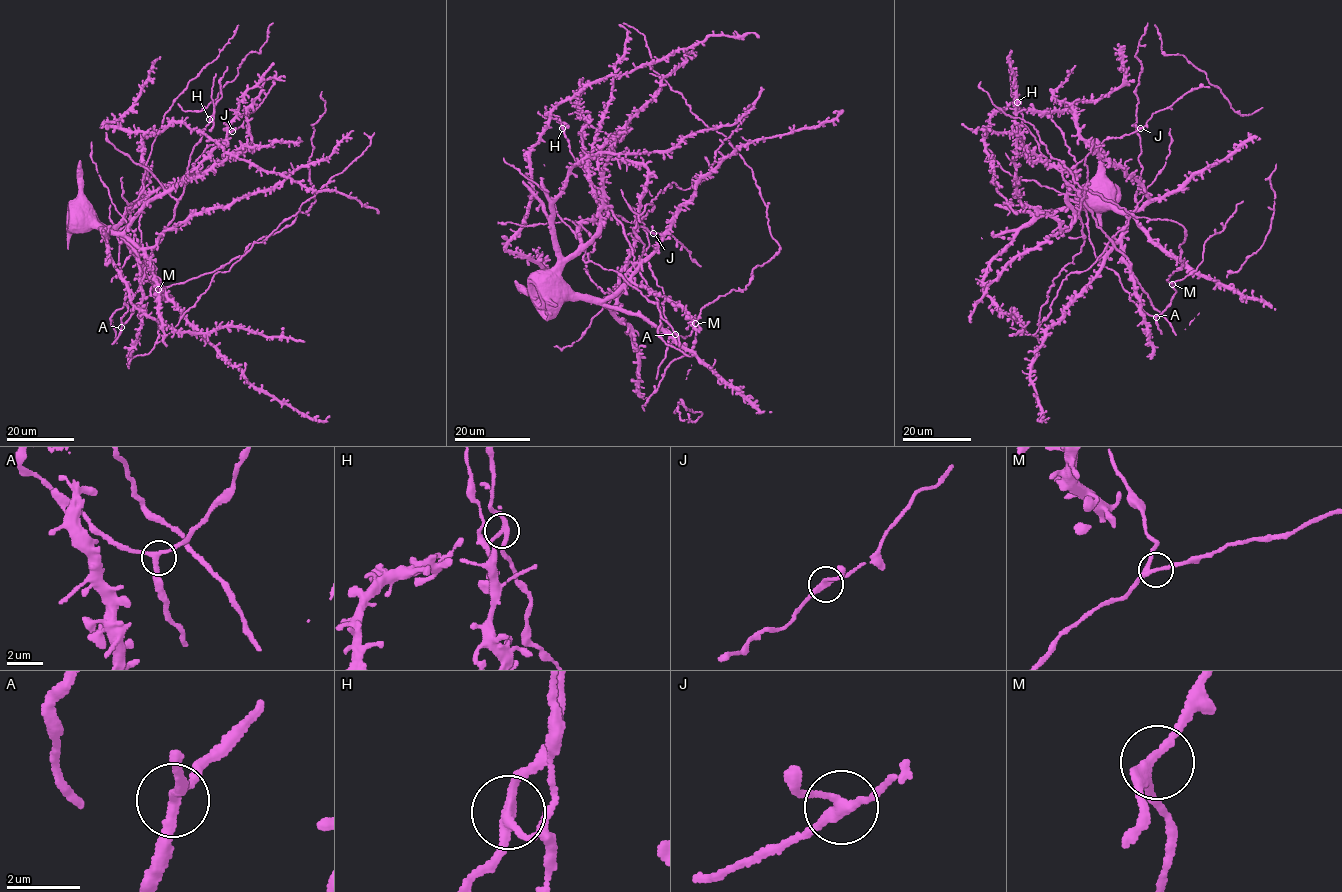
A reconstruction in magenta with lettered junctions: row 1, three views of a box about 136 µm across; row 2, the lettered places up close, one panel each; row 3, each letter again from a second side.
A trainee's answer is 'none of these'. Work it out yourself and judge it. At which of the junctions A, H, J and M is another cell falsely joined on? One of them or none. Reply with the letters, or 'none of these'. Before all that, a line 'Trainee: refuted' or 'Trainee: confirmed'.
Trainee: refuted
H

